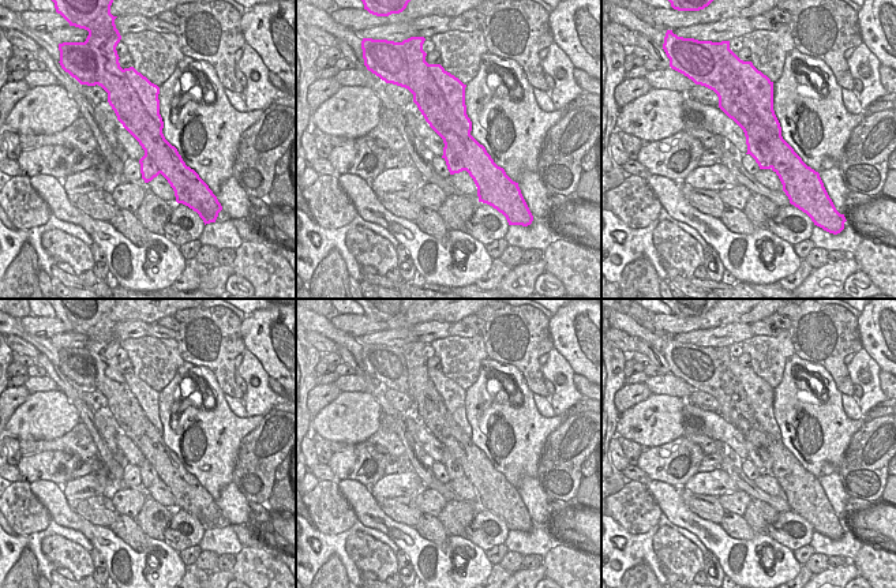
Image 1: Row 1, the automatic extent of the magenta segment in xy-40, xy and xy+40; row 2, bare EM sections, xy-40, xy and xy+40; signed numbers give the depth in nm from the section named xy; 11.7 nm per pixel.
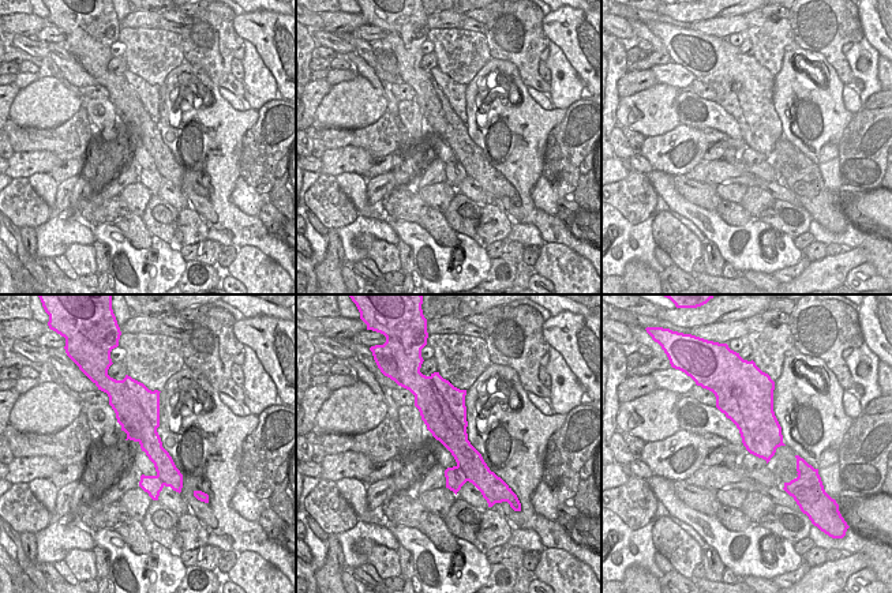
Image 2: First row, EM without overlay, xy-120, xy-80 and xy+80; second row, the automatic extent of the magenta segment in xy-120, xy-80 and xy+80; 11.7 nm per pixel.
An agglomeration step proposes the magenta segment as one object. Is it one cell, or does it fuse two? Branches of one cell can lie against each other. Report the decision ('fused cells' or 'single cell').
fused cells

